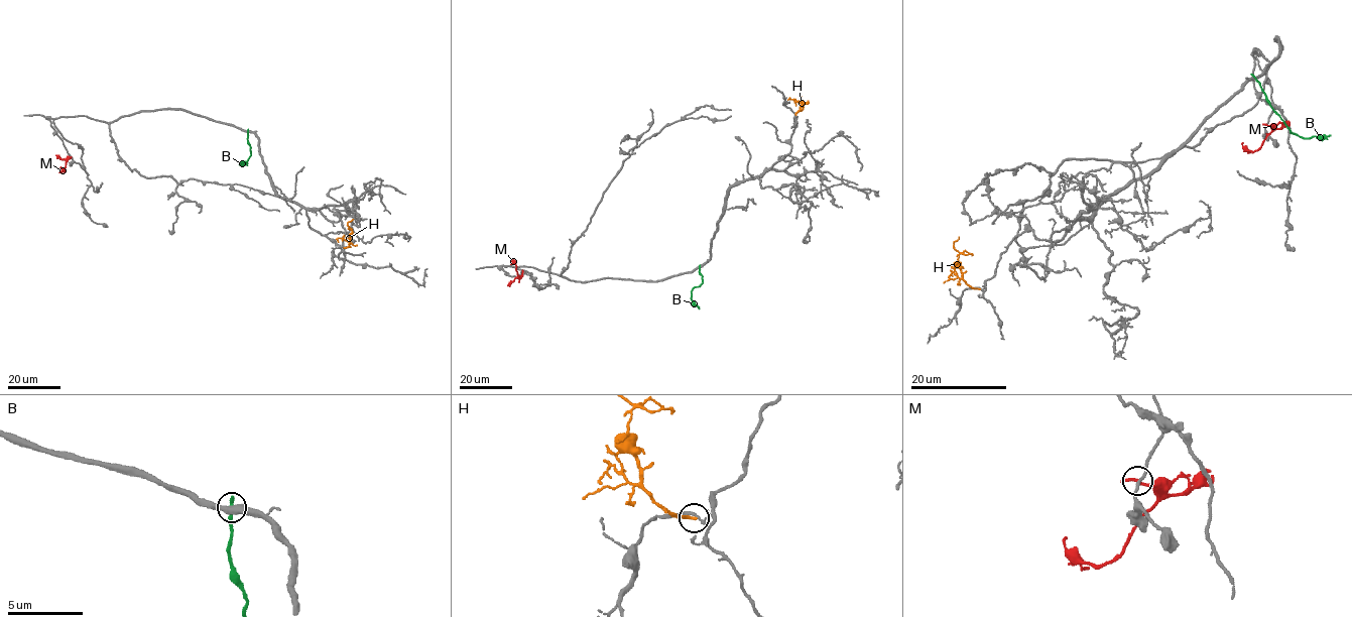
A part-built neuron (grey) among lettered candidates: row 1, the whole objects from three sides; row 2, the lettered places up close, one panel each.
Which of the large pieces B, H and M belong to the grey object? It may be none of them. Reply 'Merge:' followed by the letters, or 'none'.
Merge: none

